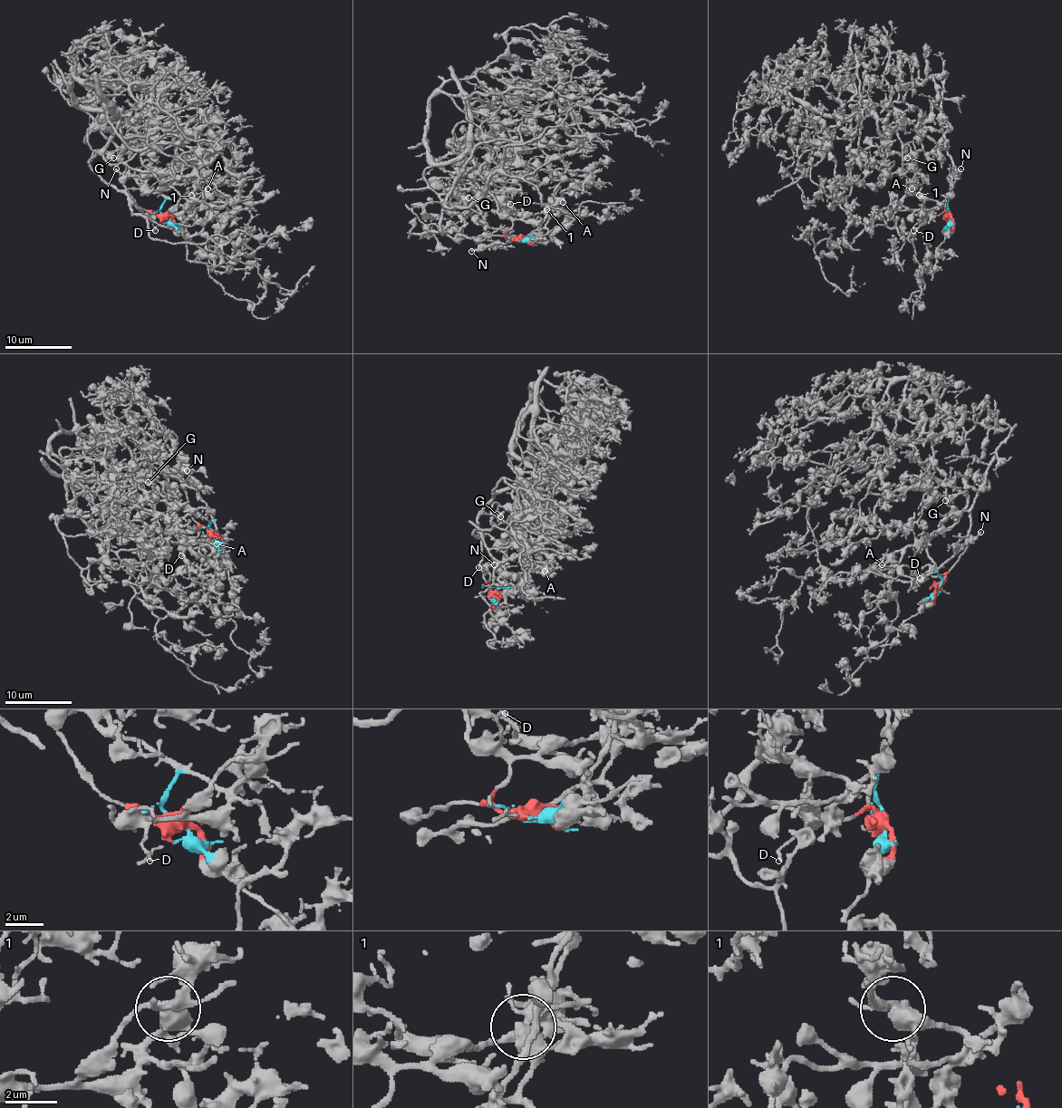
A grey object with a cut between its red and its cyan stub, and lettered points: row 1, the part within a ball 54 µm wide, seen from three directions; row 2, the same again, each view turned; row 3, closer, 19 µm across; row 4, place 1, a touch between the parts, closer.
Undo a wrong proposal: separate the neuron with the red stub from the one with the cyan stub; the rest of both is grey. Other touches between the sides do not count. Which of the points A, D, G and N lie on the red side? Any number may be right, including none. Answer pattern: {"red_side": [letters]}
{"red_side": ["A", "D", "G"]}

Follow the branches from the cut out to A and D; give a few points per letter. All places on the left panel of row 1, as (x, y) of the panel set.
A: (164, 216), (150, 212), (160, 216), (184, 195), (196, 195), (207, 188)
D: (164, 216), (150, 212), (158, 216), (152, 226), (156, 230)

